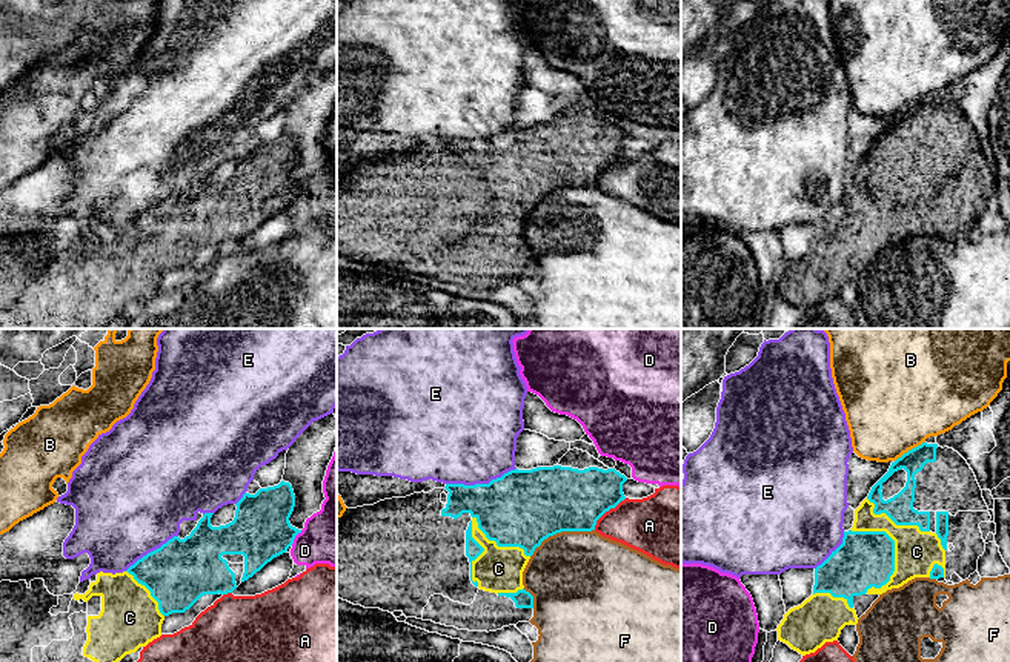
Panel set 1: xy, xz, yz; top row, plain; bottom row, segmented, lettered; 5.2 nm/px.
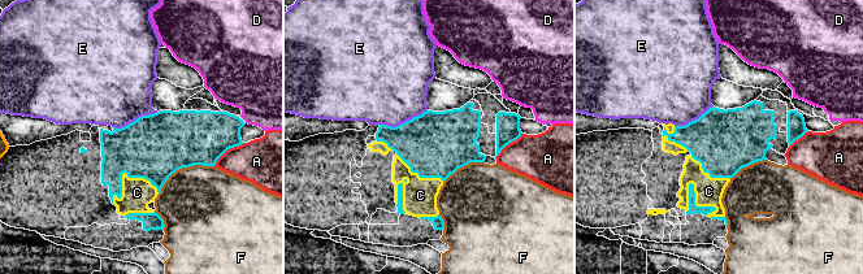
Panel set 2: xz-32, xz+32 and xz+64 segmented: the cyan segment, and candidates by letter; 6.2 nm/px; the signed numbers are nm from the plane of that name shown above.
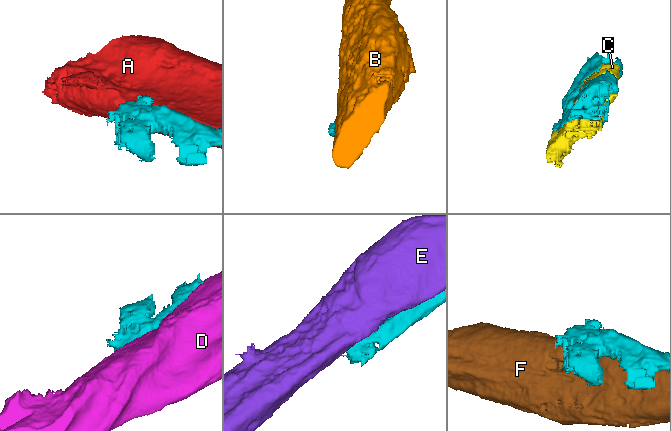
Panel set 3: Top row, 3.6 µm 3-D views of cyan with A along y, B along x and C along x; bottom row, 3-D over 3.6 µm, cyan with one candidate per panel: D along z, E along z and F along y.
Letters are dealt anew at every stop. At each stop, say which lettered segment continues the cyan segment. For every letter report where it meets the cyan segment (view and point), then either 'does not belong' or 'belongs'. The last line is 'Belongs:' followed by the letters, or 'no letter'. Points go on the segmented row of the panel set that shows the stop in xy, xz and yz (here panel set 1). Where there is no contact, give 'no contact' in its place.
A: xz (607, 510) | does not belong
B: yz (909, 450) | does not belong
C: yz (893, 544) | belongs
D: xy (294, 538) | does not belong
E: xz (480, 484) | does not belong
F: xz (560, 532) | does not belong
Belongs: C

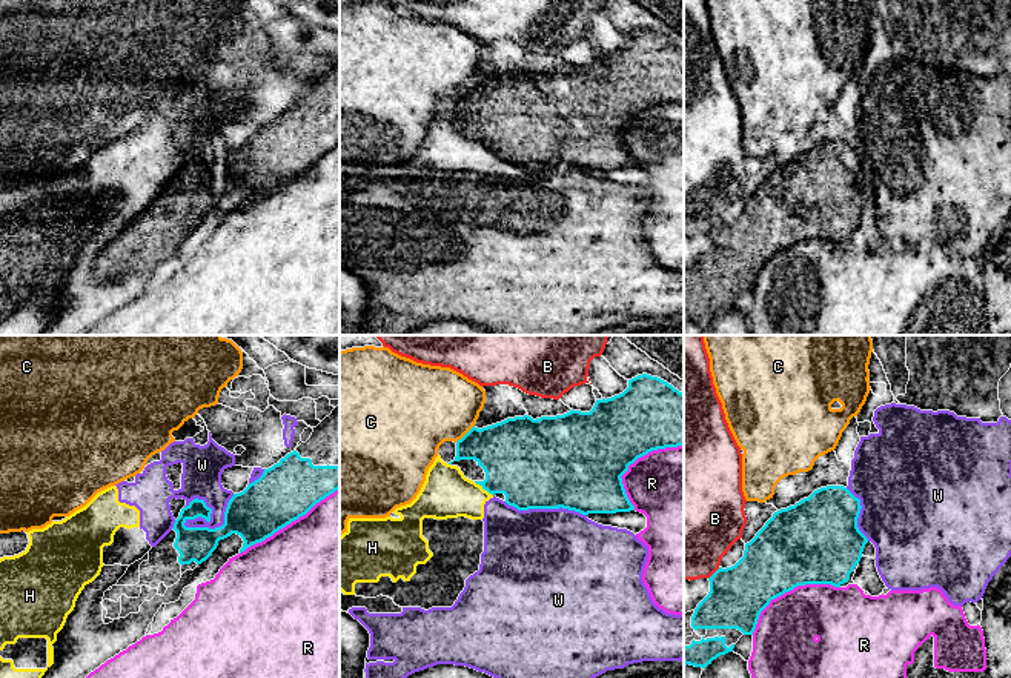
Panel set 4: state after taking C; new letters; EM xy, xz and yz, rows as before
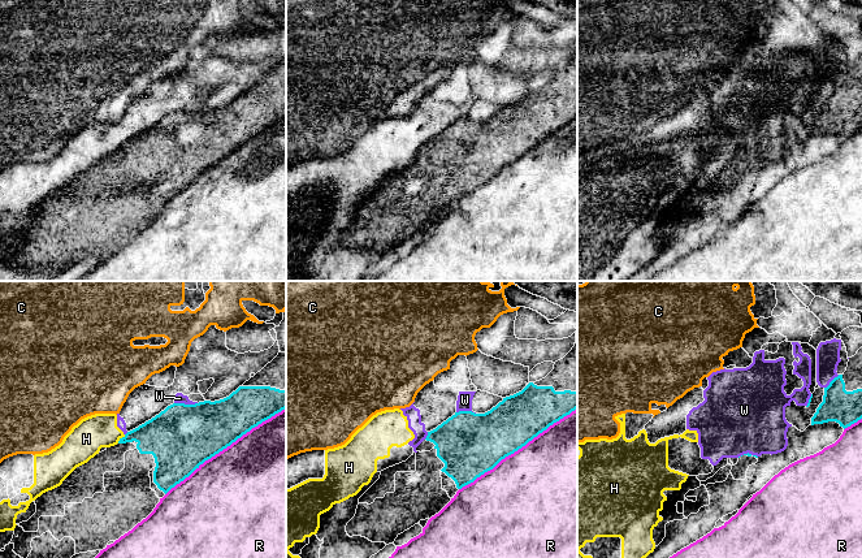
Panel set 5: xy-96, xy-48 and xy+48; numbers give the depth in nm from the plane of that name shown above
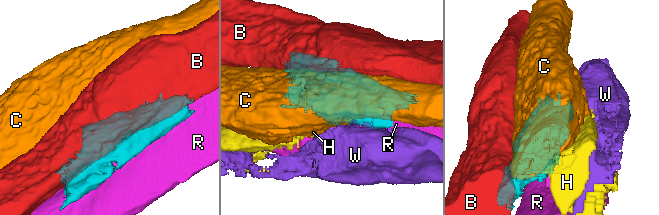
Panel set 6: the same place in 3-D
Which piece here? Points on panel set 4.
B: yz (713, 574) | does not belong
C: xz (466, 434) | does not belong
H: xz (483, 488) | does not belong
R: yz (788, 591) | does not belong
W: xy (217, 528) | does not belong
Belongs: no letter

